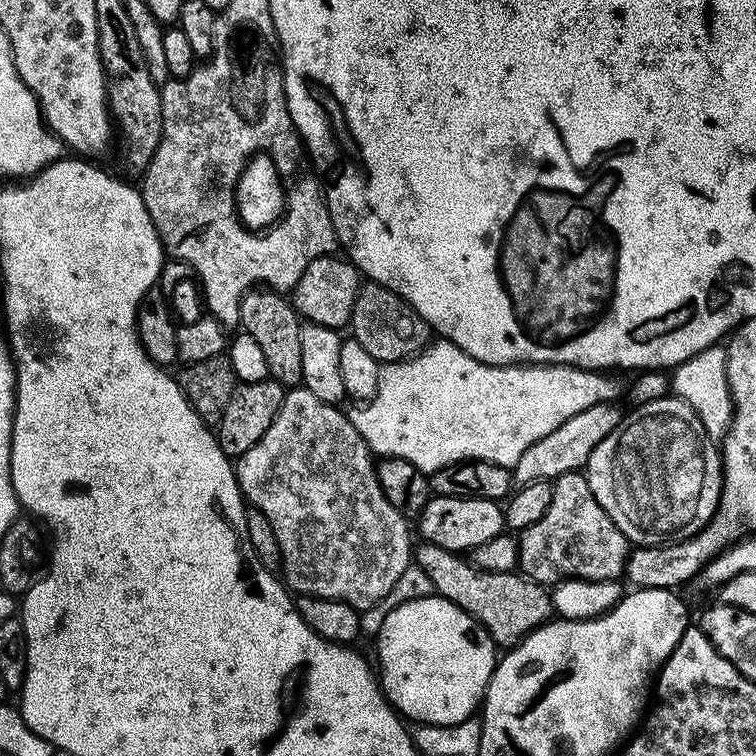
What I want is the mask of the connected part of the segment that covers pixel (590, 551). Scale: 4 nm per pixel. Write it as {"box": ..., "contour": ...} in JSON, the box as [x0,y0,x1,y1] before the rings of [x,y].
{"box":[519,471,630,586],"contour":[[[583,471],[560,472],[552,484],[553,500],[545,516],[519,533],[519,571],[545,586],[555,586],[561,580],[579,578],[582,580],[620,580],[624,576],[624,566],[628,563],[630,542],[622,530],[608,516],[594,498],[588,485],[588,477]]]}

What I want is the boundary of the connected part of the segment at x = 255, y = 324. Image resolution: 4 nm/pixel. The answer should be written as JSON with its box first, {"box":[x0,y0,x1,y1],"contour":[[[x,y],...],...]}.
{"box":[239,290,304,389],"contour":[[[253,290],[244,298],[239,327],[246,334],[250,334],[250,338],[258,341],[258,346],[262,346],[263,352],[266,353],[269,377],[284,385],[285,389],[304,383],[301,323],[300,315],[296,313],[296,307],[287,295],[271,290]]]}

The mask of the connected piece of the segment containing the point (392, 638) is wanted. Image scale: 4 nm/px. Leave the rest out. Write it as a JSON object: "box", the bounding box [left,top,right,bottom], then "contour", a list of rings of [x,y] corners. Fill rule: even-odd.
{"box":[376,594,498,727],"contour":[[[429,594],[408,600],[385,614],[380,624],[380,637],[376,640],[376,656],[380,659],[378,679],[382,691],[397,713],[417,725],[446,727],[471,717],[480,699],[485,699],[492,671],[496,668],[498,646],[473,616],[442,596]]]}

